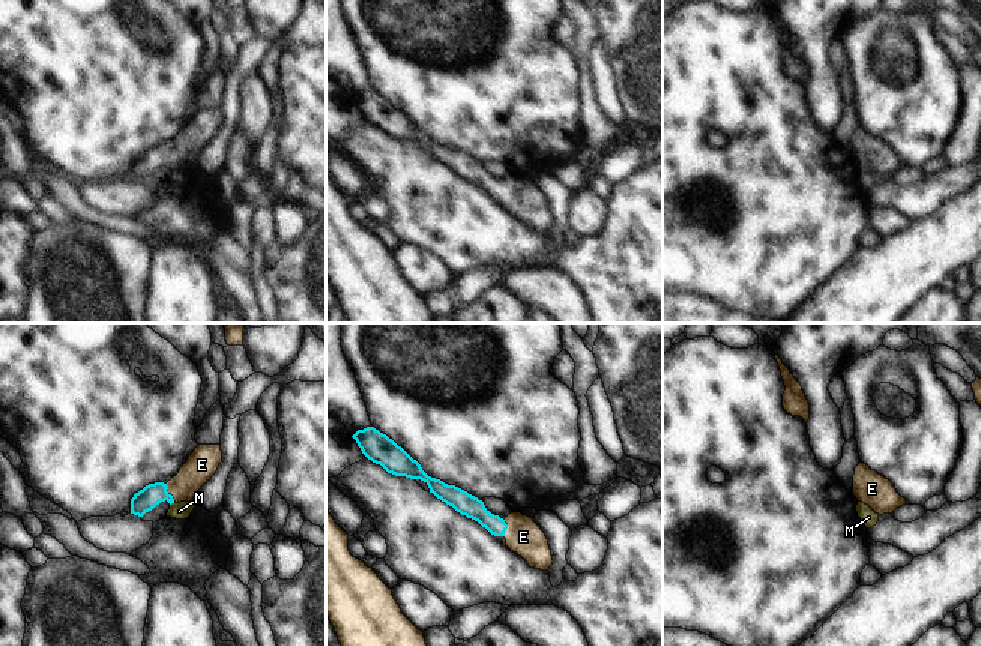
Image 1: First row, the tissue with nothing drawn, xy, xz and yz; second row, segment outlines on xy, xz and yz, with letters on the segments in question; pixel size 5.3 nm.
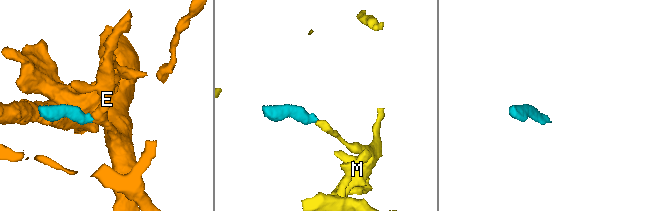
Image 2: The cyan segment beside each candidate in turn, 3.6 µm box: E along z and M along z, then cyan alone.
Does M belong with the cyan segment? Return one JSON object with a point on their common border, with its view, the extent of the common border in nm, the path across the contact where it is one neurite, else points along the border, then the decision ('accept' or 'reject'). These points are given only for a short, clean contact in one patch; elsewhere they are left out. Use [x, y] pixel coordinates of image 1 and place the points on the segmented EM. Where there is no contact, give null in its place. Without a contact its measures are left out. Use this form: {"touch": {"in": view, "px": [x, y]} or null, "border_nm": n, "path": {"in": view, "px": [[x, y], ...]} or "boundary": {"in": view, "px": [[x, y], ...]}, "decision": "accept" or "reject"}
{"touch": {"in": "xy", "px": [172, 502]}, "border_nm": 40, "boundary": {"in": "xy", "px": [[175, 502], [170, 505]]}, "decision": "reject"}

